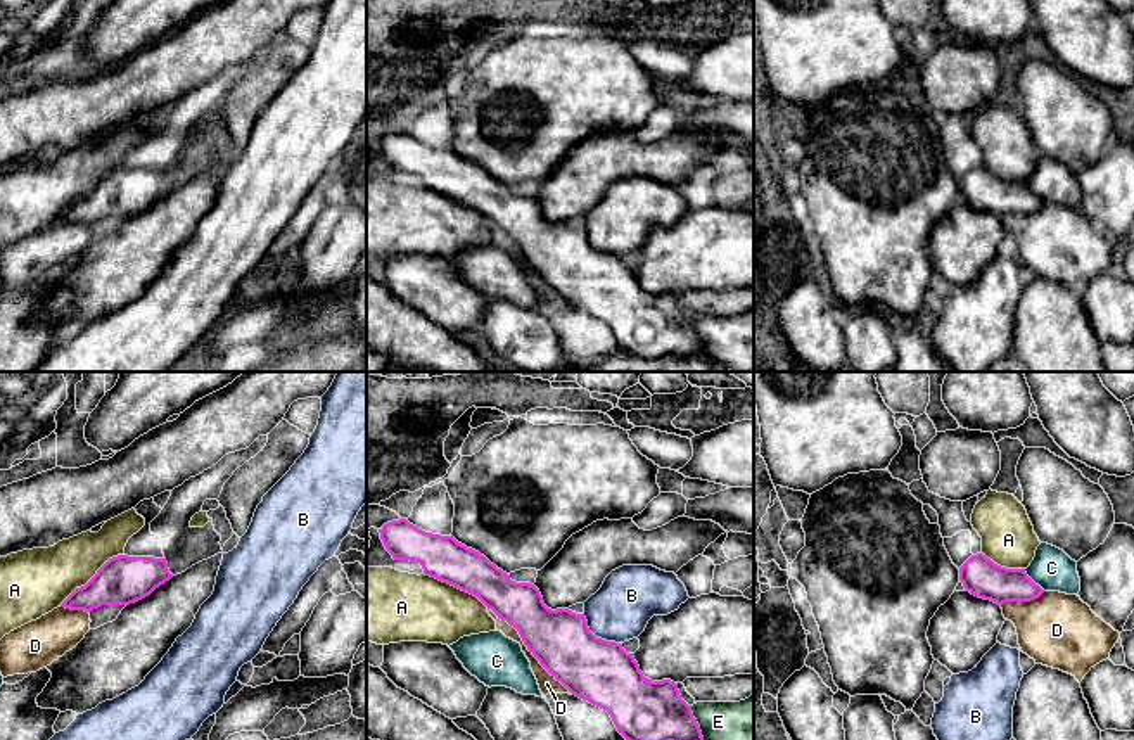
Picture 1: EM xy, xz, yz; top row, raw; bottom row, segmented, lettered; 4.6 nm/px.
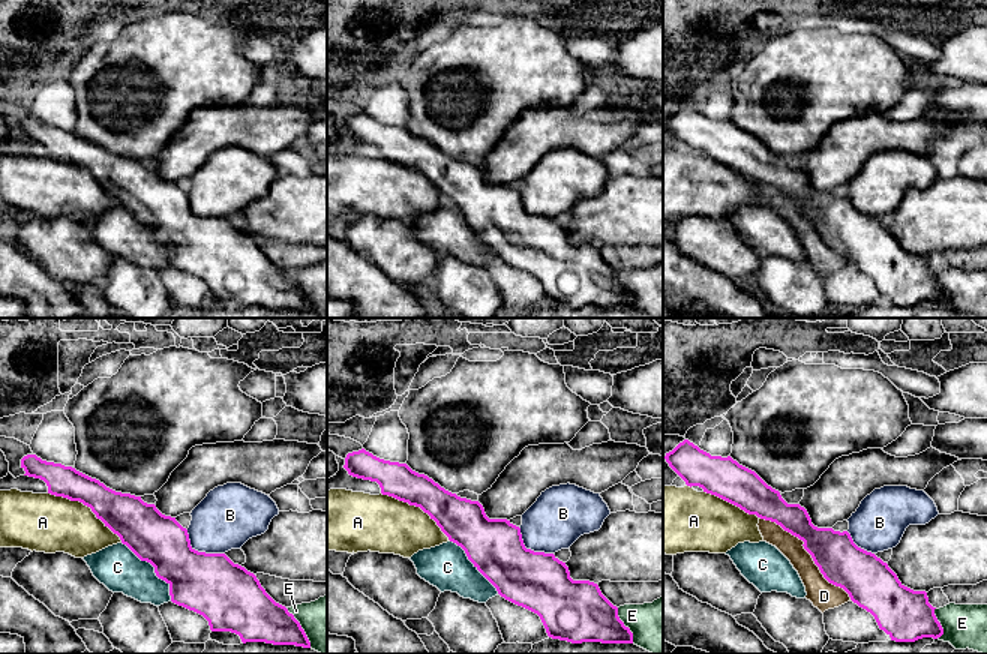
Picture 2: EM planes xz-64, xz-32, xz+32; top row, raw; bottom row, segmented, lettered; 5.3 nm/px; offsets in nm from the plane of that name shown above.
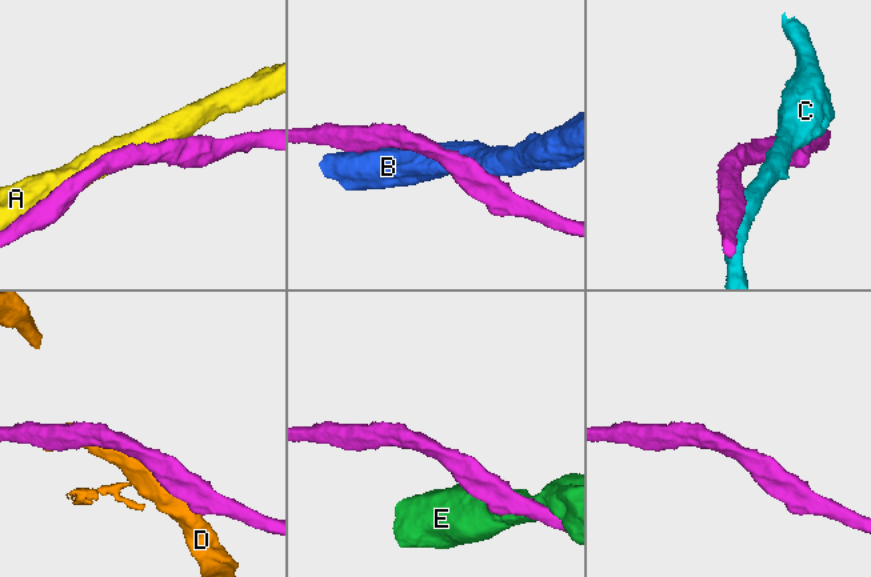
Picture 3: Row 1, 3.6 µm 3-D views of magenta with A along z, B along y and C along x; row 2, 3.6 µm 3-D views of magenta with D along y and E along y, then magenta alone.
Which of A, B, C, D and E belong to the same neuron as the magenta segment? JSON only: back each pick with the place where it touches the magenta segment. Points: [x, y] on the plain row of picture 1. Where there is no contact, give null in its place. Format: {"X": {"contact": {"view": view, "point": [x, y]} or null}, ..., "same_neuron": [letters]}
{"A": {"contact": {"view": "xy", "point": [92, 191]}}, "same_neuron": ["A"]}

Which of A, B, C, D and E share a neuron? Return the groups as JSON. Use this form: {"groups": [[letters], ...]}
{"groups": [["A"], ["B"], ["C"], ["D"], ["E"]]}

